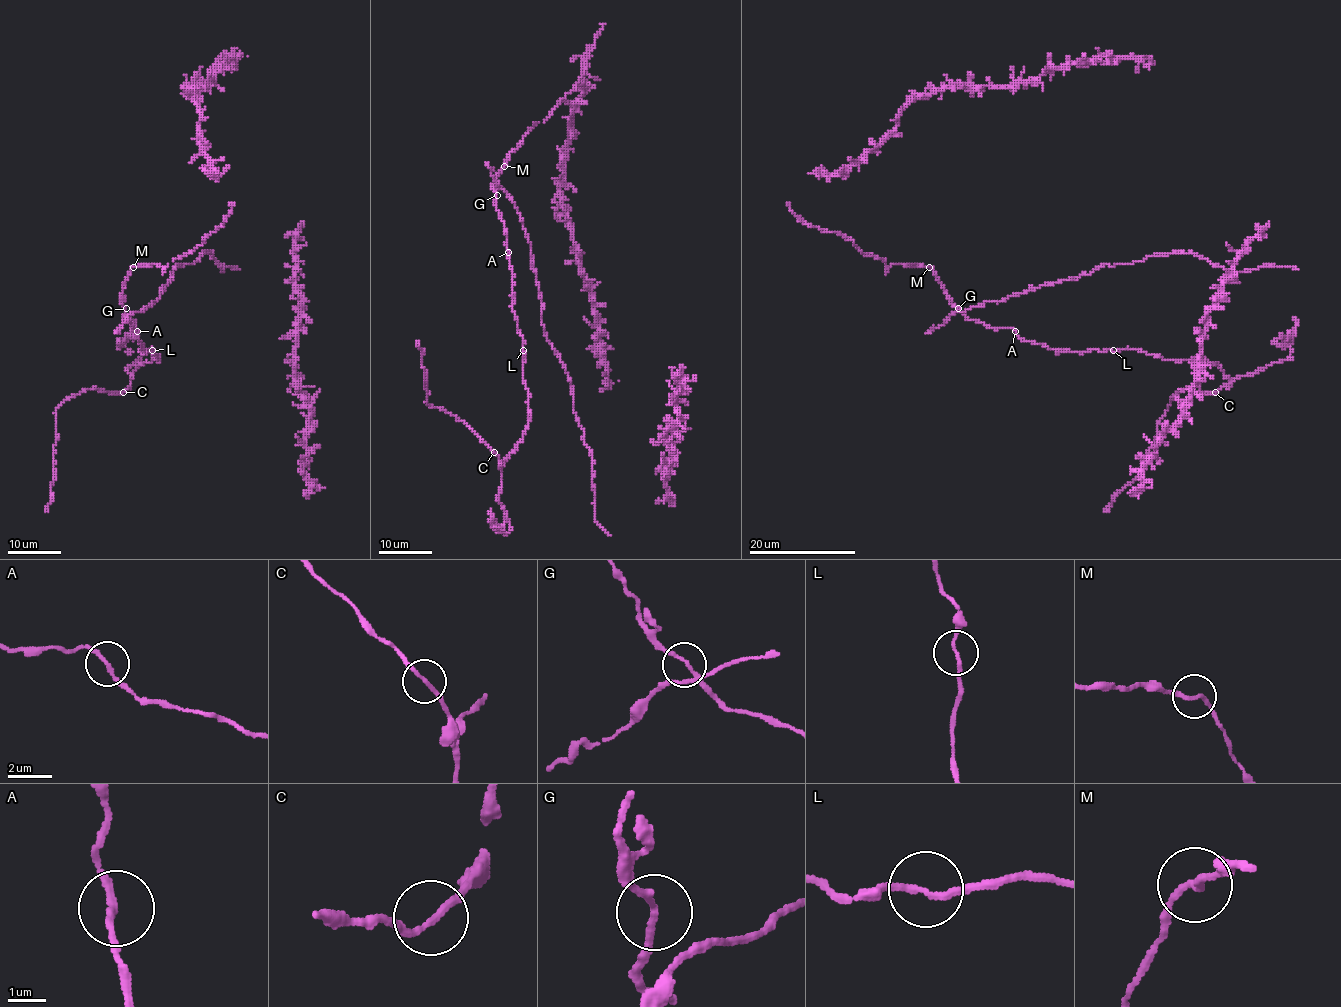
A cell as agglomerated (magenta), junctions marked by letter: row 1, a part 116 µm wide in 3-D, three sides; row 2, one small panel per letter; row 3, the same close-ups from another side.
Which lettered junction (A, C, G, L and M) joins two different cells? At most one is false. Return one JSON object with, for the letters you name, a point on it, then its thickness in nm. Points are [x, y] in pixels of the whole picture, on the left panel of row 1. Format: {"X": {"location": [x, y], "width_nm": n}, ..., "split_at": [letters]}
{"split_at": []}

